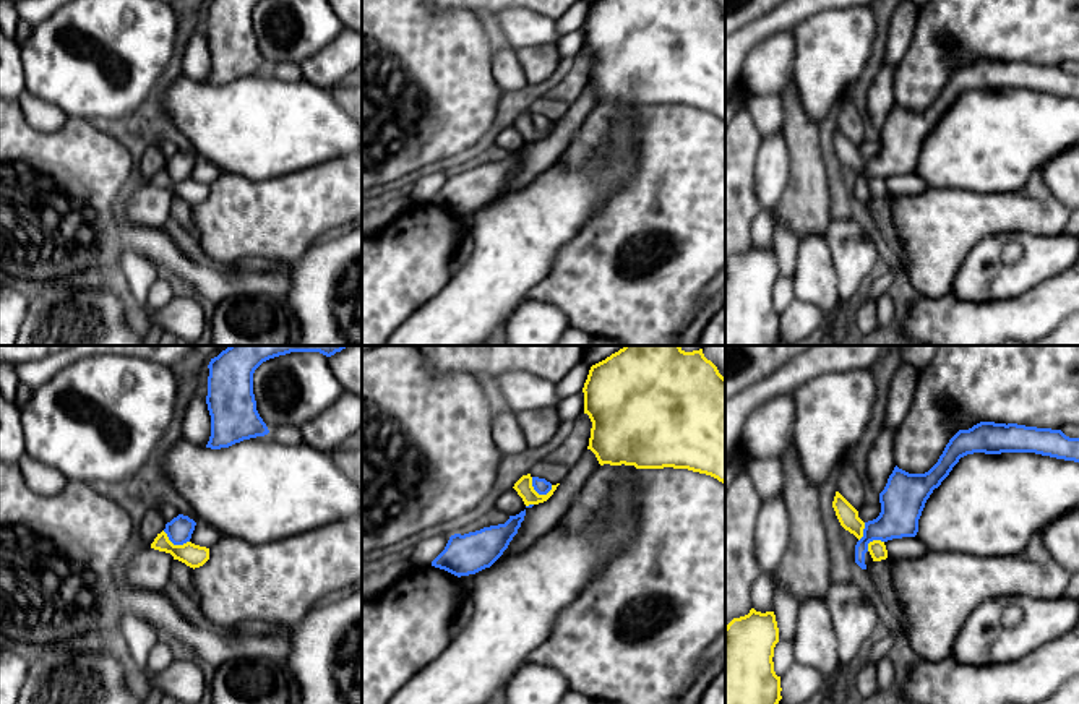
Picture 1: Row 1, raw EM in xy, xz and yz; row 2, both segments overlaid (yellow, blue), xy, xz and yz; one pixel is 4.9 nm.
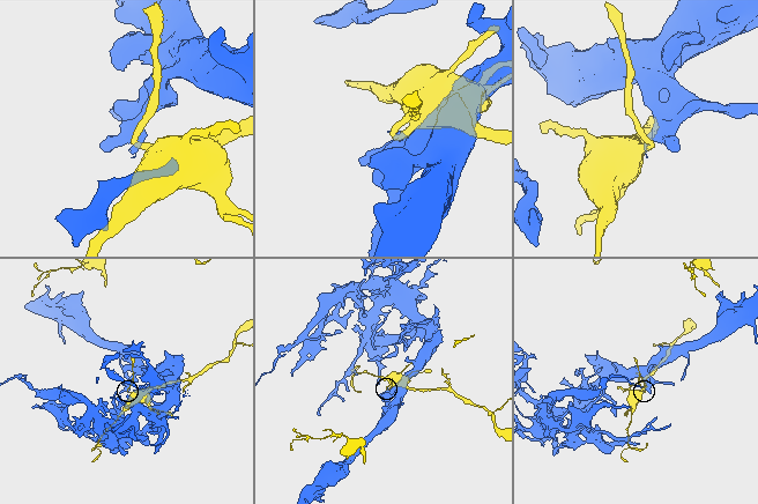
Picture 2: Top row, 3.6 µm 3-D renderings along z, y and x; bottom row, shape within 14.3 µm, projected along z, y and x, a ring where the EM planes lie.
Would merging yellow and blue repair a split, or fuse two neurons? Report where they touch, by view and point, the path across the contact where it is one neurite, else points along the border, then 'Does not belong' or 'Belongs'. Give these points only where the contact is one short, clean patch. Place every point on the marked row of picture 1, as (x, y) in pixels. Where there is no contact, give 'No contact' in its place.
Touches yellow at xz (536, 492). Boundary: xz (531, 477), (531, 485), (539, 493), (547, 493), (552, 489). Does not belong

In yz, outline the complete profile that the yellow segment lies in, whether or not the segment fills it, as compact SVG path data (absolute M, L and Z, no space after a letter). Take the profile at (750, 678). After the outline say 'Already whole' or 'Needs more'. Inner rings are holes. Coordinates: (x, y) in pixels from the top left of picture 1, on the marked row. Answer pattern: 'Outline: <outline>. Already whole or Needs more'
Outline: M750 610L725 626L725 704L779 704L774 672L779 628L774 612Z. Already whole

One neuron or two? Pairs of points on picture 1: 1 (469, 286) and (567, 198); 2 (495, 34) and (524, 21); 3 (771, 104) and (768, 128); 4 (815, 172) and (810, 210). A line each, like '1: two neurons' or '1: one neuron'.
1: one neuron
2: two neurons
3: one neuron
4: one neuron

